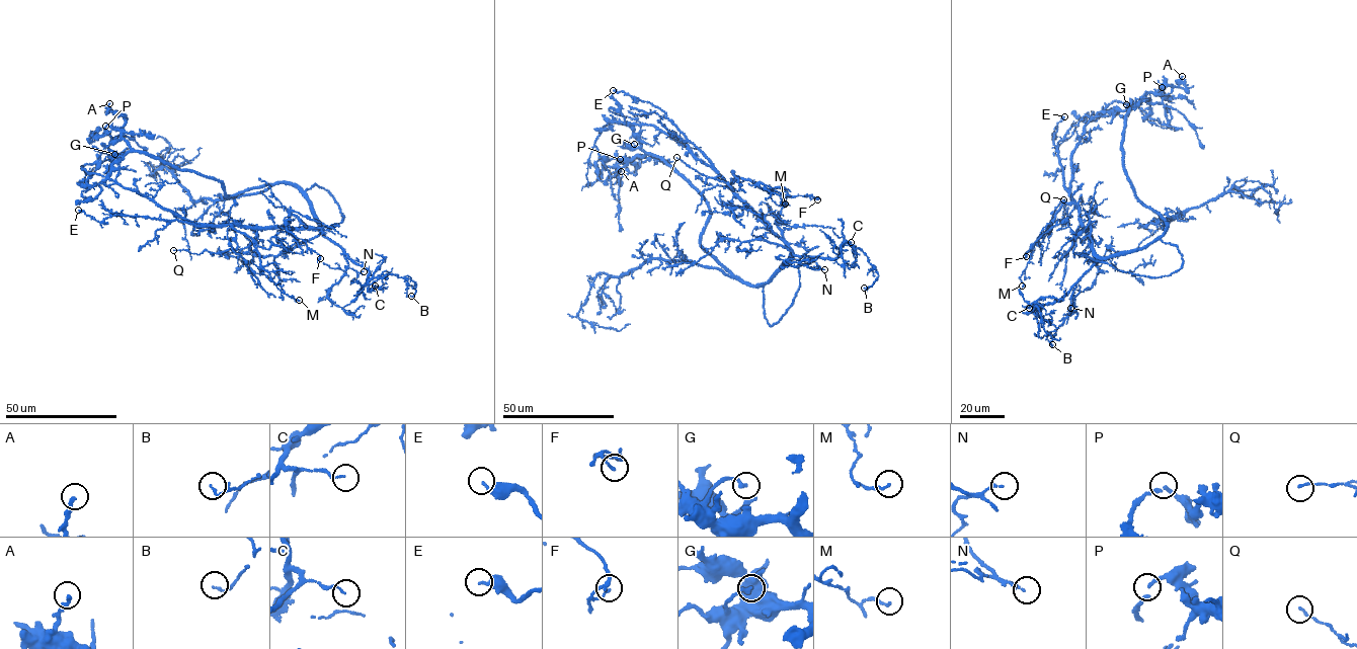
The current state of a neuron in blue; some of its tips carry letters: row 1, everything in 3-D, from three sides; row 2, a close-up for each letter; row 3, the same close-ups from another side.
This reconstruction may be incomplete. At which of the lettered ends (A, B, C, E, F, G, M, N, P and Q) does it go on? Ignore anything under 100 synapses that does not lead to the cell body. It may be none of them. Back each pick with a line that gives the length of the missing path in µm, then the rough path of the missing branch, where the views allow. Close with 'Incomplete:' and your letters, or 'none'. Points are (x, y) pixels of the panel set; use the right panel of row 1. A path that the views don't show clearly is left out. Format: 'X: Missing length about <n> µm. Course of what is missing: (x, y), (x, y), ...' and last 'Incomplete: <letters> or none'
Incomplete: none

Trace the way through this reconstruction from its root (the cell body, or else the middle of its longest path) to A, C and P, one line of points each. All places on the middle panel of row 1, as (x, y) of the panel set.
A: (764, 284), (740, 281), (701, 245), (708, 207), (664, 161), (639, 155), (636, 170), (618, 180), (621, 171)
C: (764, 284), (794, 255), (834, 259), (844, 240), (851, 242)
P: (764, 284), (740, 281), (701, 245), (711, 214), (704, 198), (686, 179), (653, 156), (620, 159)

